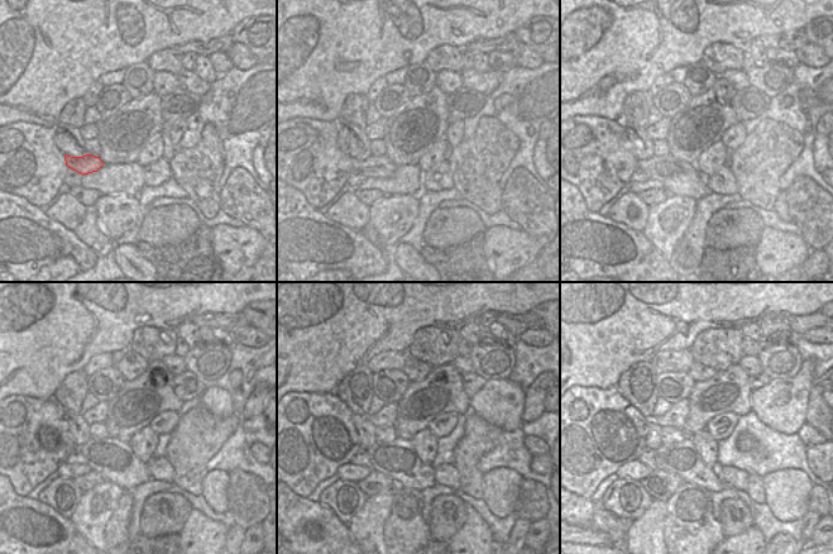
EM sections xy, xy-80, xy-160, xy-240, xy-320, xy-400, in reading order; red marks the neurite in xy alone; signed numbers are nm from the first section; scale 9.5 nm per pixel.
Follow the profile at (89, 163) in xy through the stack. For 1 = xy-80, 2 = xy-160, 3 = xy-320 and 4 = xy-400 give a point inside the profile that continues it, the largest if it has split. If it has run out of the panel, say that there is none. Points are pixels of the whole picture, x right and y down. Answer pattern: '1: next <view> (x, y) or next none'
1: next xy-80 (373, 167)
2: next xy-160 (678, 177)
3: next xy-320 (398, 461)
4: next xy-400 (681, 458)

